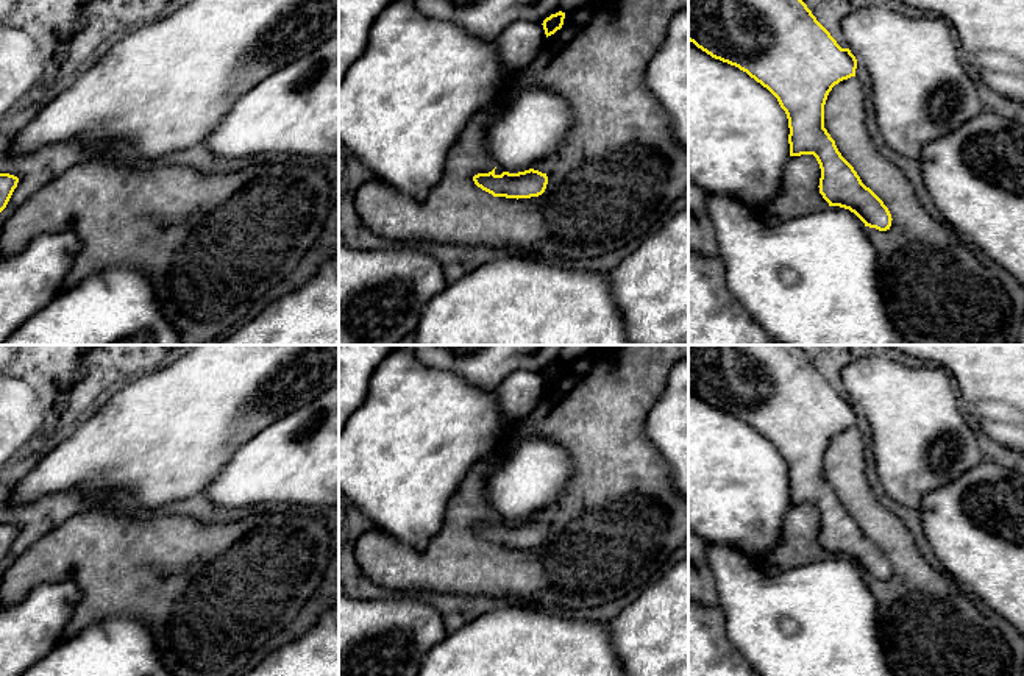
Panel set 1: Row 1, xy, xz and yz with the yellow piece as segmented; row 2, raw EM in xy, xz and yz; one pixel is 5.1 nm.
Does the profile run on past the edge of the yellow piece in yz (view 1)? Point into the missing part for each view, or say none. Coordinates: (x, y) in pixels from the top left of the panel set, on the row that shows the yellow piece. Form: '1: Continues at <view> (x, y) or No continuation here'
1: No continuation here

